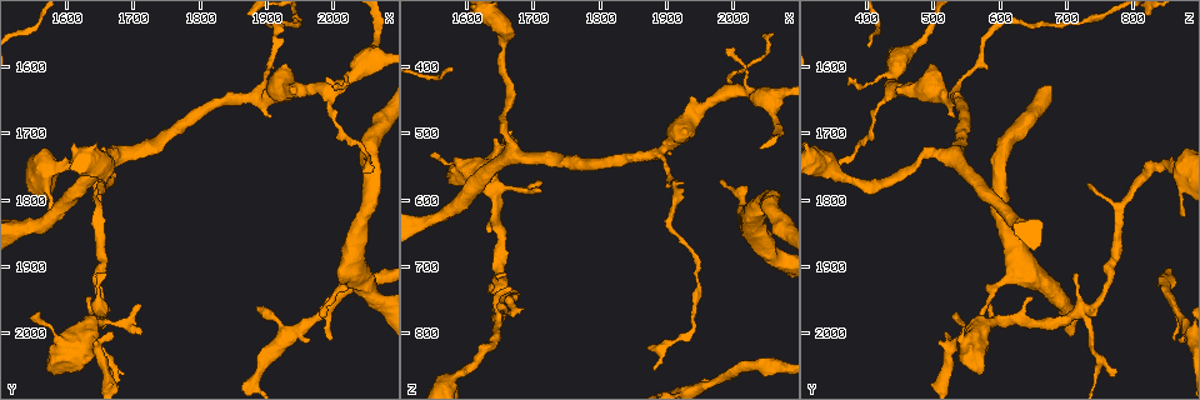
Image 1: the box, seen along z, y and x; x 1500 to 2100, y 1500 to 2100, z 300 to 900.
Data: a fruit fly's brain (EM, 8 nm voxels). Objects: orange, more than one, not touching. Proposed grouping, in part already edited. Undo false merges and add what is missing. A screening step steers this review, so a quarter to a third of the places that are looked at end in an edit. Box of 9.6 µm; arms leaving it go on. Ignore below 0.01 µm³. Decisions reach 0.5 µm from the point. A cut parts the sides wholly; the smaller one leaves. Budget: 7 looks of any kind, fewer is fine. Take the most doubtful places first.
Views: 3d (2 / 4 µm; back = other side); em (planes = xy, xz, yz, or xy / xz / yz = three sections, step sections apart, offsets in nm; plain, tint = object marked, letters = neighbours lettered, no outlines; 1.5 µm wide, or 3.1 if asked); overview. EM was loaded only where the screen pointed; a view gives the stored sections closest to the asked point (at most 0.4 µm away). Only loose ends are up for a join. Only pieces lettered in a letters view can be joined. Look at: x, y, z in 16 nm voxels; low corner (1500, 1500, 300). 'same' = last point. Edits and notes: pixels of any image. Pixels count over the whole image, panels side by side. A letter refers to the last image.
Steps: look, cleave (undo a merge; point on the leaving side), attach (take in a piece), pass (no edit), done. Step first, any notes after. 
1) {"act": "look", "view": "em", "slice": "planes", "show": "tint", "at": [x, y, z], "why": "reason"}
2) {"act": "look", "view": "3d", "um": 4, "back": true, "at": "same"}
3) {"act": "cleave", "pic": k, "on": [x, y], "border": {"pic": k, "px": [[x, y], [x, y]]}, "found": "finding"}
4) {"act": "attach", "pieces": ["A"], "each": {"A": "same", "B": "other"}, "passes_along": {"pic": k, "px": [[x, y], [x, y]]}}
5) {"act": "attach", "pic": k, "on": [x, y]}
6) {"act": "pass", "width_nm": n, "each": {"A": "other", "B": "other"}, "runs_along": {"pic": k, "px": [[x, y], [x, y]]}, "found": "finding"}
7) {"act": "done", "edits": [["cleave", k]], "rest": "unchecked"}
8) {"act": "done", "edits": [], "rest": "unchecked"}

{"act": "look", "view": "em", "slice": "xy", "step": 4, "show": "letters", "at": [1995, 2010, 860], "why": "branch stops here"}

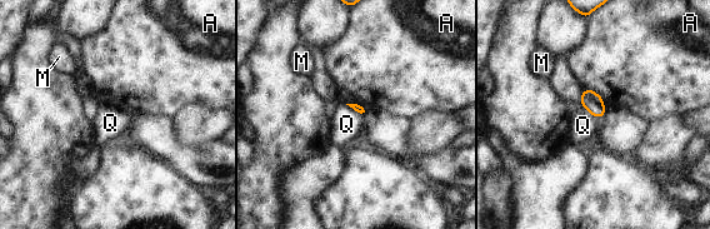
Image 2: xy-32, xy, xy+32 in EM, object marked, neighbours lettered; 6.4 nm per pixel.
{"act": "pass", "each": {"A": "other", "M": "other", "Q": "other"}, "border": {"pic": 2, "px": [[345, 104], [360, 113], [365, 111]]}, "found": "none of them fits"}

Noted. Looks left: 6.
{"act": "look", "view": "3d", "um": 2, "at": [1905, 1680, 535], "why": "an open end"}

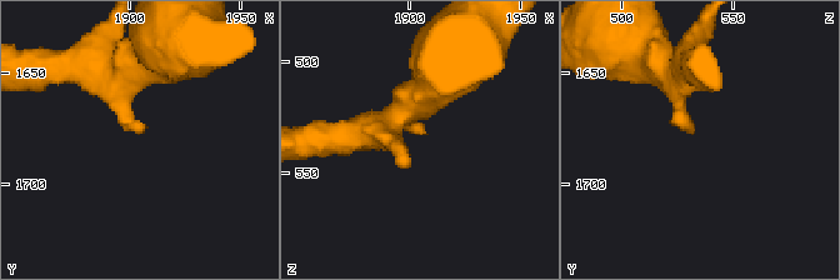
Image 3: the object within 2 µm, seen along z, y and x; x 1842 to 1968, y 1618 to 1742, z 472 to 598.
{"act": "look", "view": "em", "slice": "planes", "show": "letters", "at": [1907, 1675, 532], "arms": 3, "why": "need the tissue"}

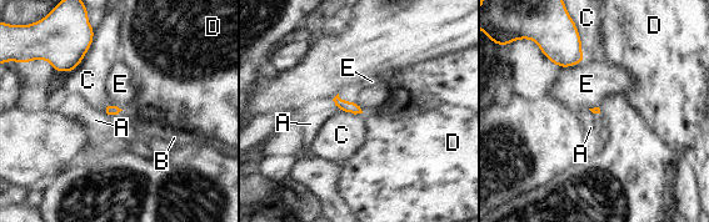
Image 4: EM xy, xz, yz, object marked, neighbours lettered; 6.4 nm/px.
{"act": "pass", "each": {"A": "other", "B": "other", "C": "other", "D": "other", "E": "other"}, "found": "none of them fits"}

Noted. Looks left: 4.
{"act": "look", "view": "em", "slice": "planes", "show": "letters", "at": [1985, 1980, 570], "why": "free end"}

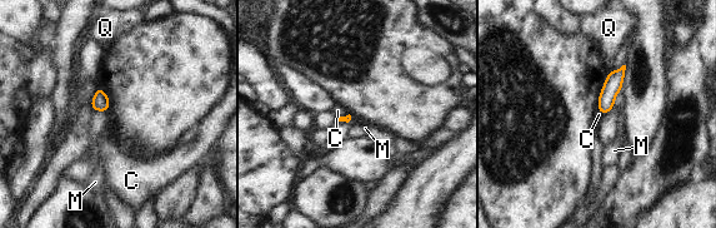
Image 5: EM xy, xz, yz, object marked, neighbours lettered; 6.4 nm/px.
{"act": "pass", "longest_contact_nm": ["C", 100], "each": {"C": "other", "M": "other", "Q": "other"}, "found": "none of them fits"}

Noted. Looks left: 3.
{"act": "done", "edits": [], "rest": "unchecked"}

